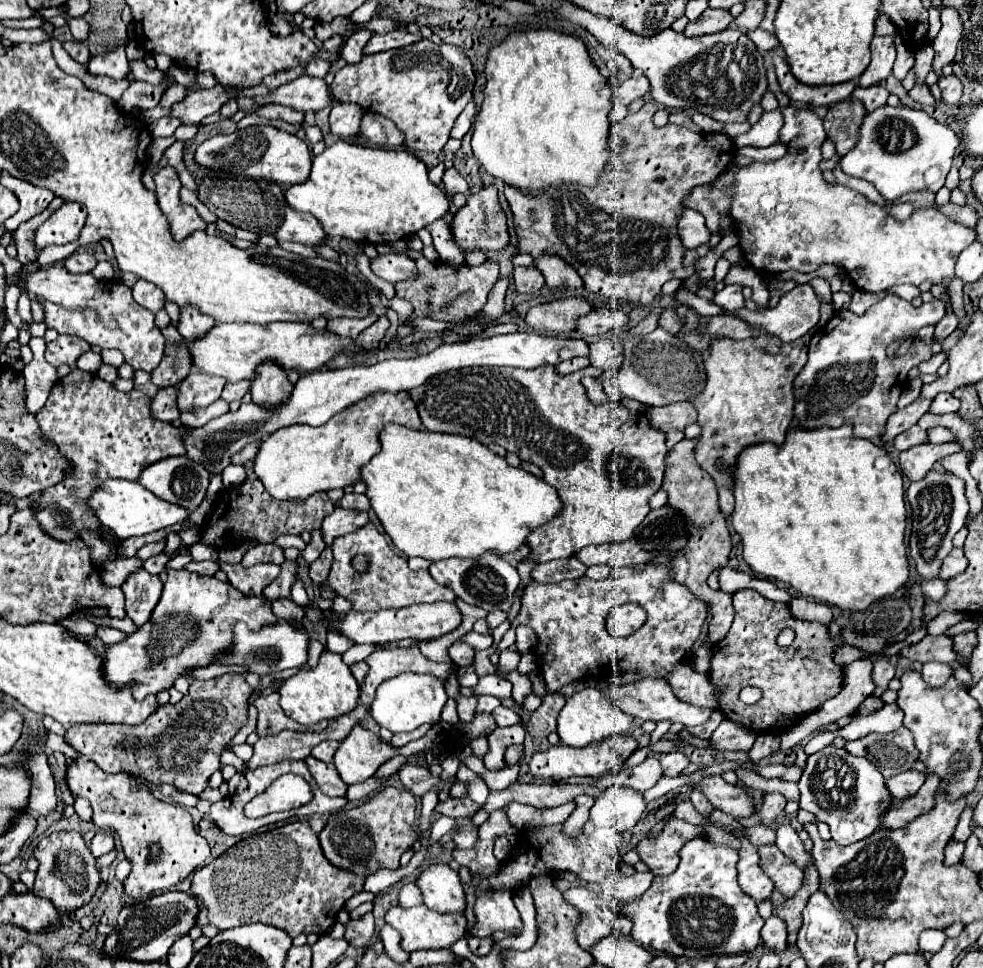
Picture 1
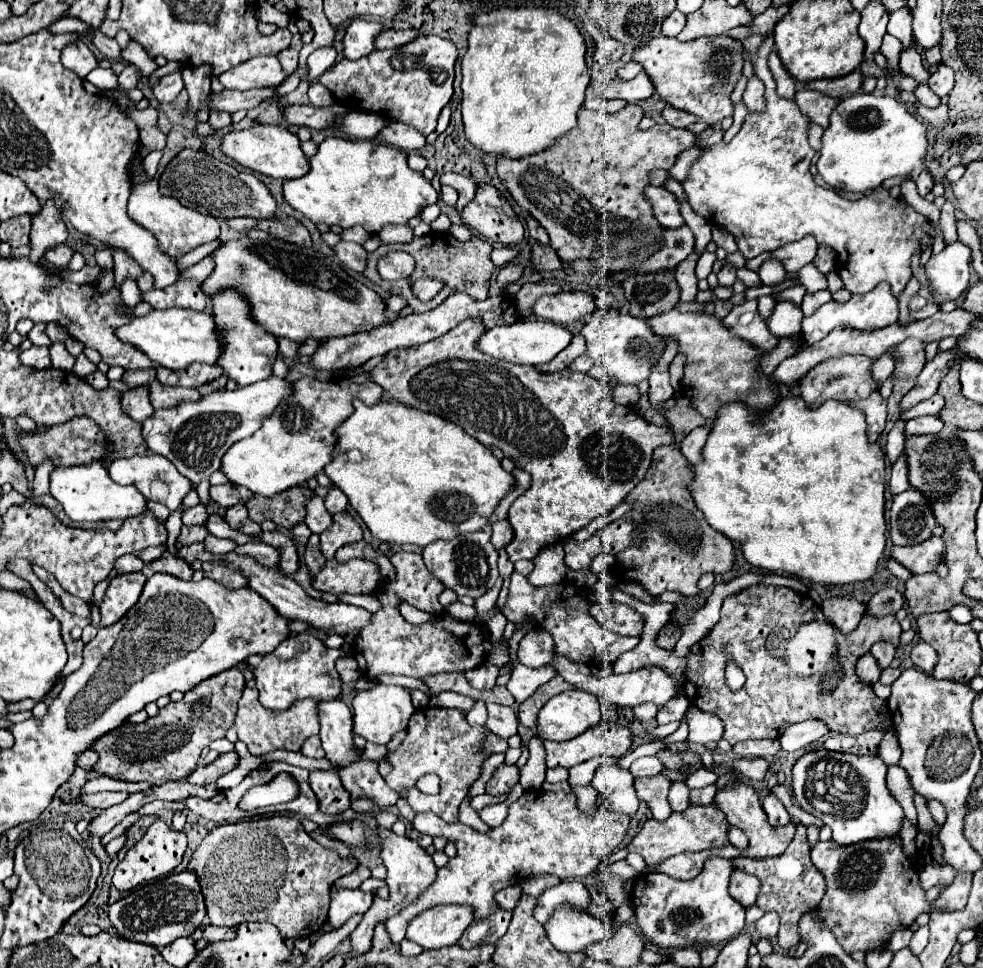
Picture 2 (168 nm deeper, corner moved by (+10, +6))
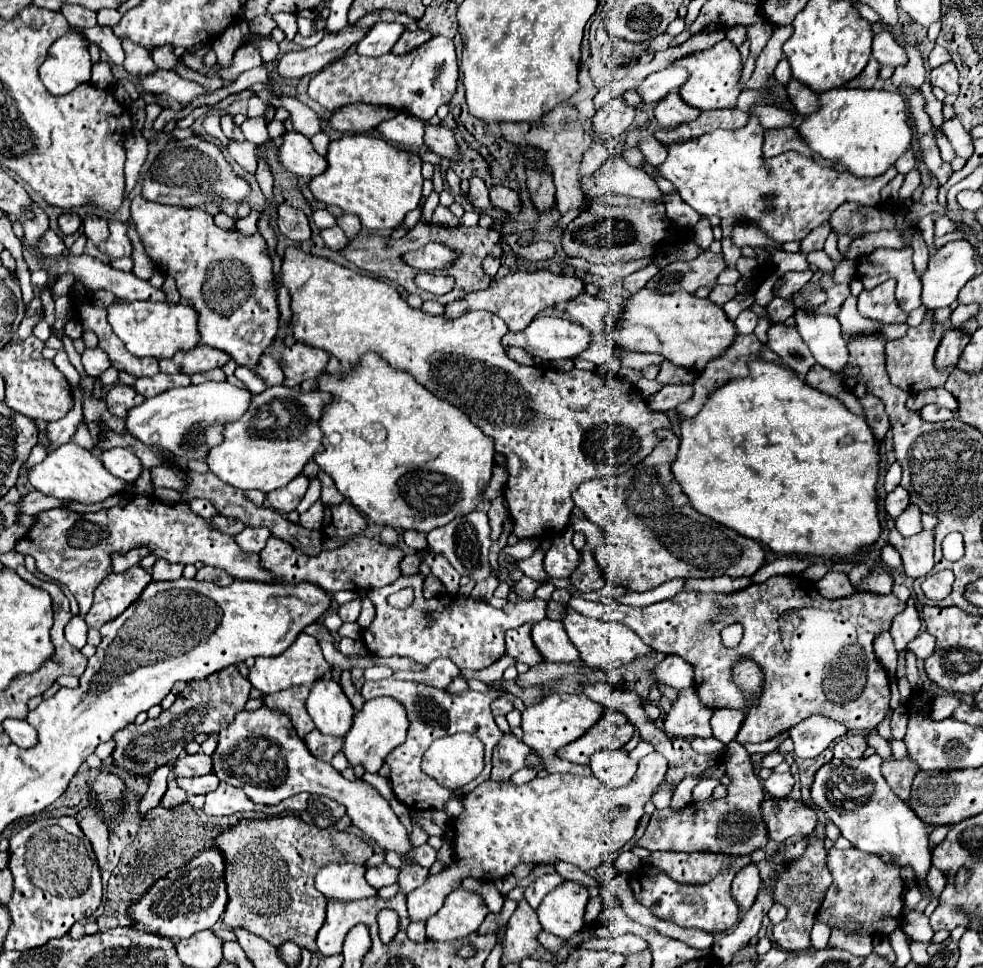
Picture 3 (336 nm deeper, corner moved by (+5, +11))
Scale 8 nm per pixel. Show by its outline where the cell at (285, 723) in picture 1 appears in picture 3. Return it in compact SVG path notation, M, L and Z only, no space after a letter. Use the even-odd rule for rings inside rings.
M292 687L288 691L272 693L272 695L264 695L256 689L250 691L250 699L262 699L264 707L272 707L274 711L284 711L286 715L290 715L290 721L296 733L300 735L300 739L304 739L314 729L314 723L306 711L308 695L310 695L310 687Z

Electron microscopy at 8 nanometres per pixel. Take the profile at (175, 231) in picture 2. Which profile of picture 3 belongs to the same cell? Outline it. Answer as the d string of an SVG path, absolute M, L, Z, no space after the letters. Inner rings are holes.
M142 195L132 199L130 215L148 257L176 279L178 293L190 299L200 313L202 343L228 351L240 367L256 373L260 357L276 339L280 317L264 237L260 233L244 237L238 231L224 231L202 209L160 205L146 201Z

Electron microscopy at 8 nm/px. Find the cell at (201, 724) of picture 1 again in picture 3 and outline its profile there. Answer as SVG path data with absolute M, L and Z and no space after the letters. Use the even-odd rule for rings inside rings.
M226 667L216 675L210 675L202 681L192 681L178 695L176 703L162 711L156 719L146 719L144 725L130 723L122 731L118 731L112 739L116 741L116 749L112 753L112 761L116 767L132 771L132 773L152 773L162 765L174 765L184 747L196 739L198 733L220 733L222 727L228 727L238 711L244 709L252 685L246 677L240 675L238 667Z

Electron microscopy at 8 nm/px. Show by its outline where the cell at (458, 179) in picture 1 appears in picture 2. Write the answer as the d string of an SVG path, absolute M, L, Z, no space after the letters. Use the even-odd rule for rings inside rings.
M443 174L441 176L441 184L453 186L459 192L459 200L457 200L457 210L463 210L475 196L477 192L477 184L473 184L471 178L461 176L461 174Z

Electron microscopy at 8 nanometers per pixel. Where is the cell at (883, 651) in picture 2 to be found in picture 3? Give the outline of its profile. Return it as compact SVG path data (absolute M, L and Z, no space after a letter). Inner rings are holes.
M906 607L900 615L896 615L896 619L892 621L890 627L890 635L894 639L894 647L896 651L904 651L906 645L918 635L920 631L920 615L916 611L916 607Z

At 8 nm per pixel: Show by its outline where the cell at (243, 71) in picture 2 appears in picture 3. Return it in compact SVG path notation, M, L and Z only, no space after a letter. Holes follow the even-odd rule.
M350 25L344 27L340 33L326 33L316 47L282 55L276 63L276 71L284 79L300 79L304 75L318 73L322 67L342 57L348 51L348 47L352 47L364 37L364 33L366 29L352 29Z

